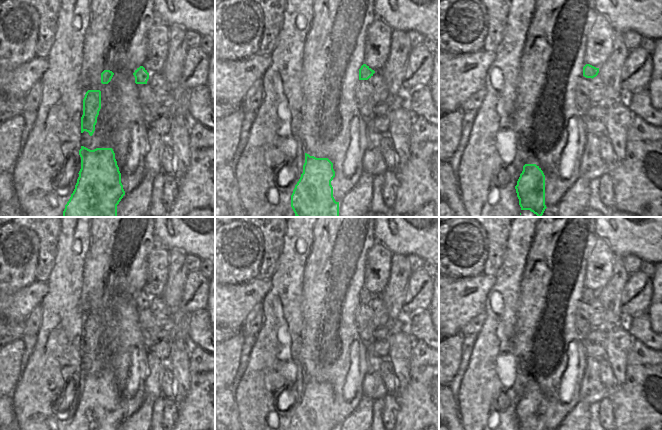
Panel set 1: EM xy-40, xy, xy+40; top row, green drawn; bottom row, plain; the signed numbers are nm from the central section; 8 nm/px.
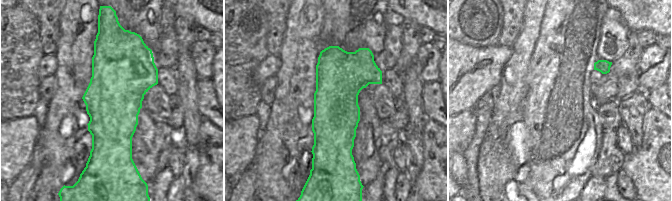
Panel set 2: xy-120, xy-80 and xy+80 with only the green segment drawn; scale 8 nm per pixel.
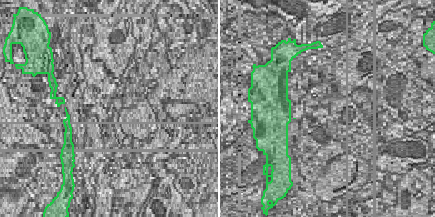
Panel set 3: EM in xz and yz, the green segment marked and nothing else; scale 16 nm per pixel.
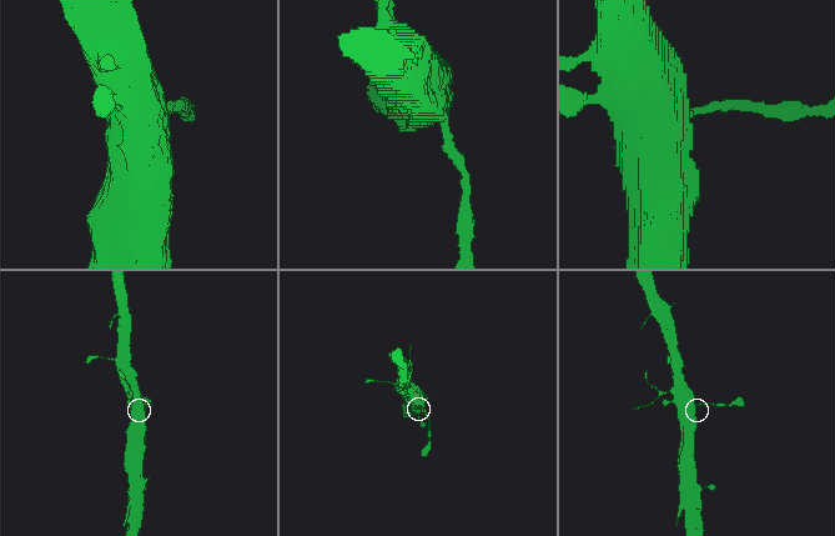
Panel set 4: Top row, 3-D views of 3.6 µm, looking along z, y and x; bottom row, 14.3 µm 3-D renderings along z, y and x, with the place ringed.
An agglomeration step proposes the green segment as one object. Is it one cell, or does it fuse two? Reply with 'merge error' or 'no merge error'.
no merge error

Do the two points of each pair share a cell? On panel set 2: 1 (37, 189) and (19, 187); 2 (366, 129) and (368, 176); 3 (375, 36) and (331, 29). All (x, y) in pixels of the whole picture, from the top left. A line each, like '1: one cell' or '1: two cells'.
1: two cells
2: one cell
3: one cell

